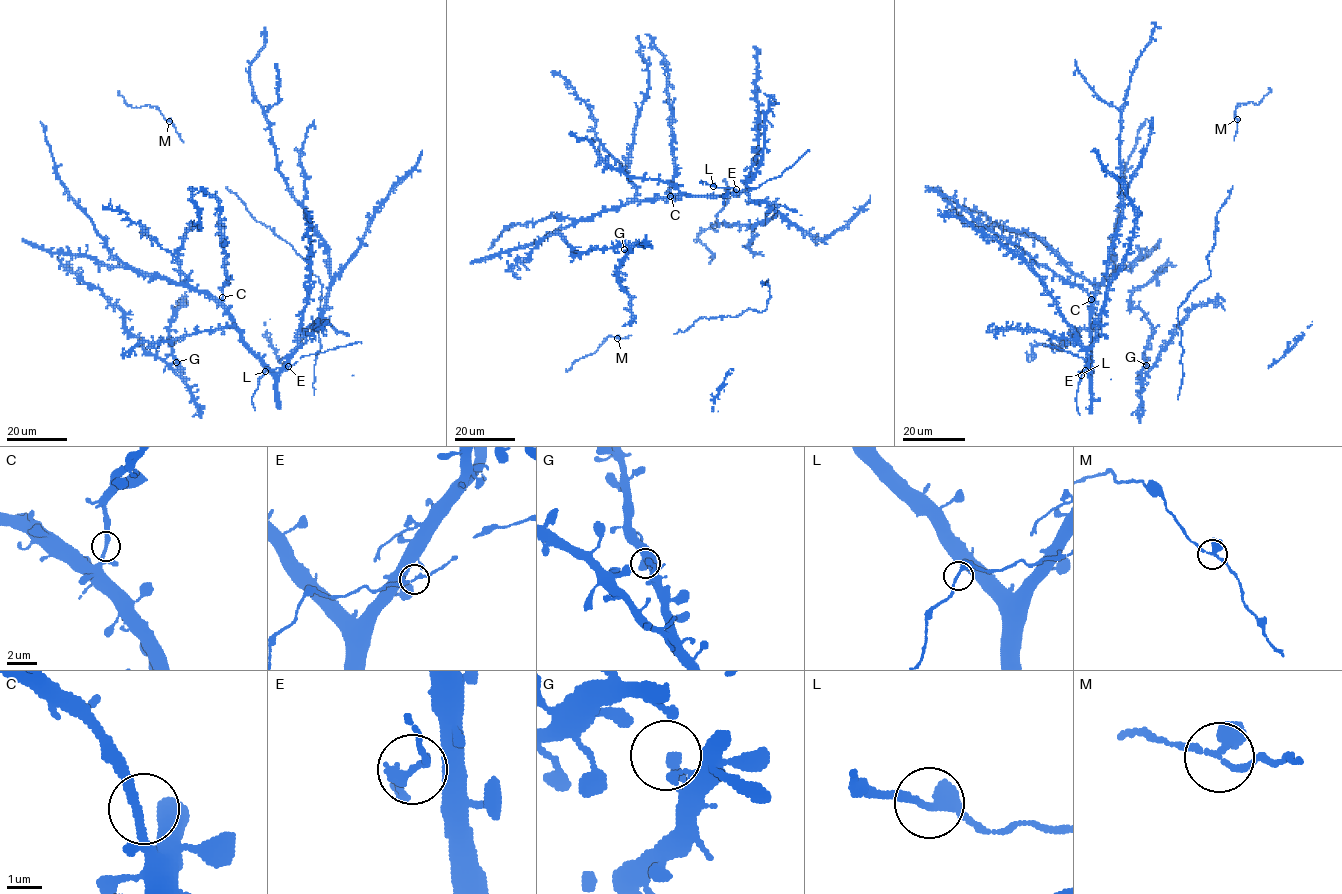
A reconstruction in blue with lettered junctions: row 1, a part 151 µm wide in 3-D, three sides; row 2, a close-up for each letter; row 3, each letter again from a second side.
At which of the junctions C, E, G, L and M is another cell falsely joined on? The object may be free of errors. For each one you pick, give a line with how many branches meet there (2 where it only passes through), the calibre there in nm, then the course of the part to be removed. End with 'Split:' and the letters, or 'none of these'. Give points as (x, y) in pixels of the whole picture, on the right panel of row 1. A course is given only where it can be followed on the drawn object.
Split: none of these

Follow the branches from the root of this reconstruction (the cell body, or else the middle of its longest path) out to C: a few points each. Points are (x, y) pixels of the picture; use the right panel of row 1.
C: (1088, 376), (1091, 299)

